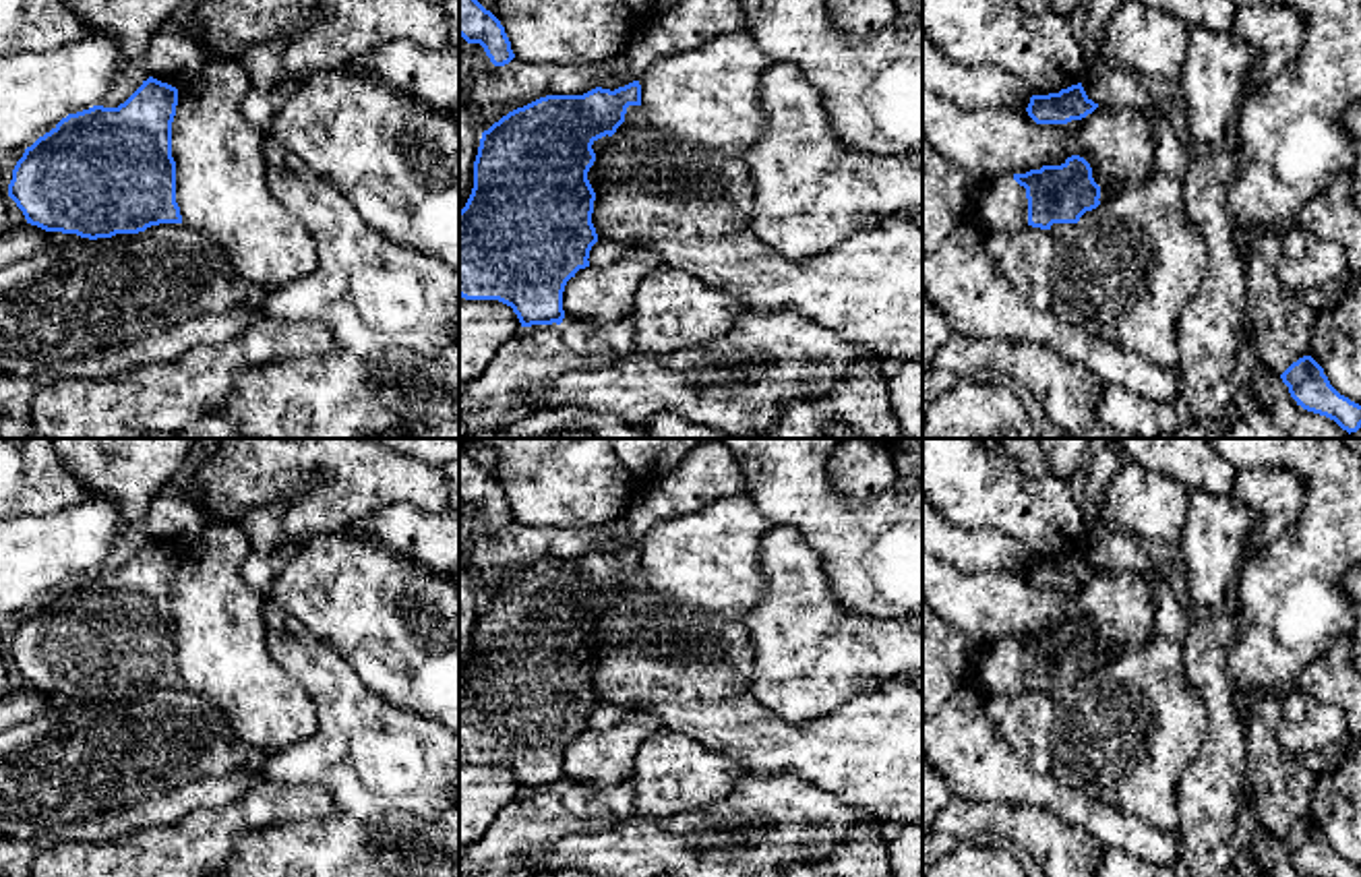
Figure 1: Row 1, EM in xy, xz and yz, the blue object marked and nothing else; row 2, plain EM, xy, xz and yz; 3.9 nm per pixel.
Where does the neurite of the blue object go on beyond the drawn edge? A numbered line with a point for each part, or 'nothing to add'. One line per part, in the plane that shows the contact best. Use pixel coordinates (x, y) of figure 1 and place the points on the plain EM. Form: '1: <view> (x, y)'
1: yz (1004, 669)

